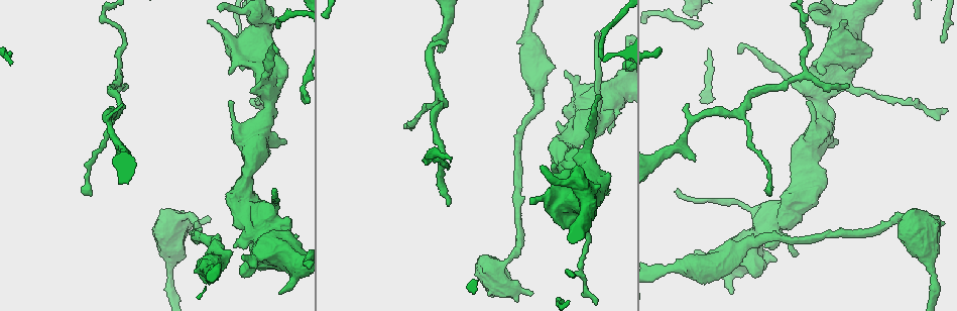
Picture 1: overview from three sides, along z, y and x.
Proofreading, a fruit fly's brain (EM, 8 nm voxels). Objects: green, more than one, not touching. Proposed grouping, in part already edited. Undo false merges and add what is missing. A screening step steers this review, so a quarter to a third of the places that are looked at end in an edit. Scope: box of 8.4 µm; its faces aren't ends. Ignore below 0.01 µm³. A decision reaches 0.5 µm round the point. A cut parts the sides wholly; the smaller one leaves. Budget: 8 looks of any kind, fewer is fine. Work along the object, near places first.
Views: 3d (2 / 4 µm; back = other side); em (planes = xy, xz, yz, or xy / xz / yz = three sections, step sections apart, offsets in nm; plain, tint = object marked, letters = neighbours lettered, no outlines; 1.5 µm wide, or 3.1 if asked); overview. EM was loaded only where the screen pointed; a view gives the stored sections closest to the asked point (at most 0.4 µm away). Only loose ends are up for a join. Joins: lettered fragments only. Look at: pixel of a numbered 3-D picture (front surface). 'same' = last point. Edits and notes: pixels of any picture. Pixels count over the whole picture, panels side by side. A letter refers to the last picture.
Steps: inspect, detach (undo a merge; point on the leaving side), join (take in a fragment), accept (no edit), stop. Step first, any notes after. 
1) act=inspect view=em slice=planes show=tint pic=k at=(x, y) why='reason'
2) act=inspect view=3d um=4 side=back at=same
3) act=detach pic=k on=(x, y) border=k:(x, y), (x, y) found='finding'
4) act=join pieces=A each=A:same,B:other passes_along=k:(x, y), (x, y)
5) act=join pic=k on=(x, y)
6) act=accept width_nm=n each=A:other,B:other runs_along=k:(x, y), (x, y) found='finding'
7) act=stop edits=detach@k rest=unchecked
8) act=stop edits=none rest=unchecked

act=inspect view=3d um=4 pic=1 at=(568, 224) why='stops while still wide'

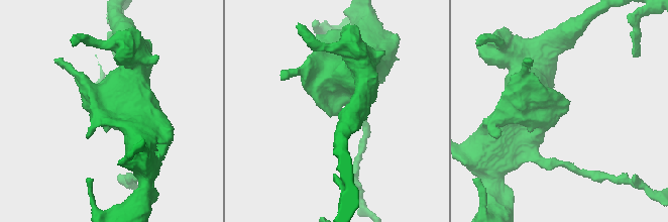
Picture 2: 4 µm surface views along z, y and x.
act=inspect view=em slice=yz step=8 show=tint pic=2 at=(567, 111)

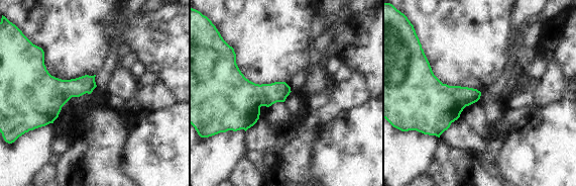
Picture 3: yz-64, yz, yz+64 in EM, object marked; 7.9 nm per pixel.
act=inspect view=em slice=planes show=letters at=same

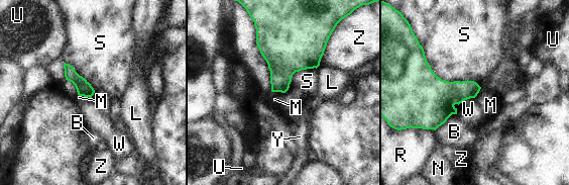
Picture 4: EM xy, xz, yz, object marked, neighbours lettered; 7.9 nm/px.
act=accept each=B:other,L:other,M:other,N:other,R:other,S:other,U:other,W:other,Y:other,Z:other border=4:(271, 91), (280, 91), (282, 93) found='none of them fits'

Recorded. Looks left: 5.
act=inspect view=em slice=xz step=4 show=letters pic=1 at=(440, 50) why='branch stops here'

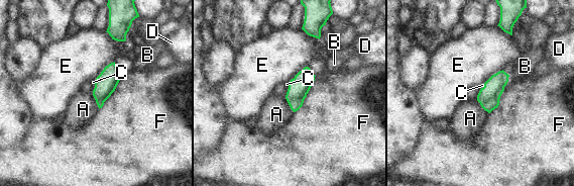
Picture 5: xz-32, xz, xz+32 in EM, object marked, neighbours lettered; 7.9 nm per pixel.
act=inspect view=em slice=planes show=letters at=same

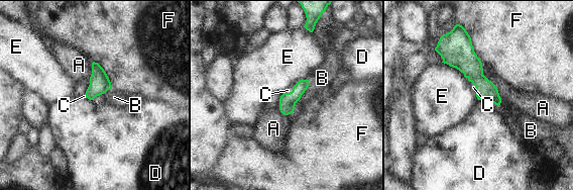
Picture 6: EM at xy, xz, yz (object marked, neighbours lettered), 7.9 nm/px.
act=join pieces=C each=A:other,B:other,C:same,D:other,E:other,F:other passes_along=6:(485, 89), (499, 104), (504, 108) found='it goes on there'

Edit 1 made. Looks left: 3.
act=inspect view=em slice=planes show=tint pic=1 at=(82, 187) why='free end'

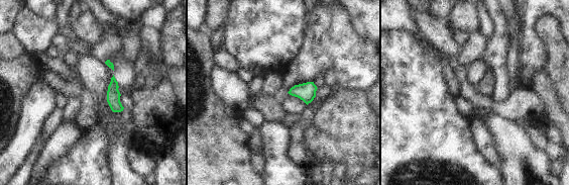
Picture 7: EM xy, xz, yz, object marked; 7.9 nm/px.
act=inspect view=em slice=planes show=letters at=same why='what lies round it'

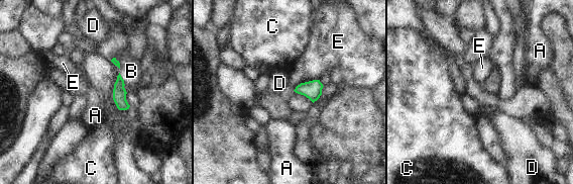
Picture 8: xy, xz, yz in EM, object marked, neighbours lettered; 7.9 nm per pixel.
act=accept each=A:other,B:other,C:other,D:other,E:other border=8:(318, 79), (301, 82), (293, 90) found='none of them fits'

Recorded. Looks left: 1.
act=stop edits=join@6 rest=unchecked

